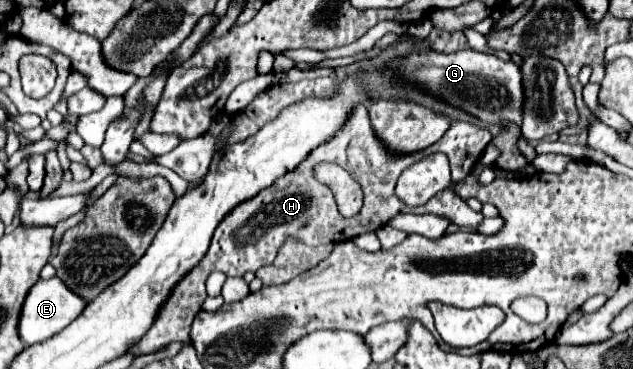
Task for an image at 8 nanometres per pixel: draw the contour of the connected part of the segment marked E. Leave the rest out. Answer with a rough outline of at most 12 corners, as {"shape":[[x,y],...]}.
{"shape":[[58,277],[40,279],[18,325],[26,345],[54,337],[88,301]]}

